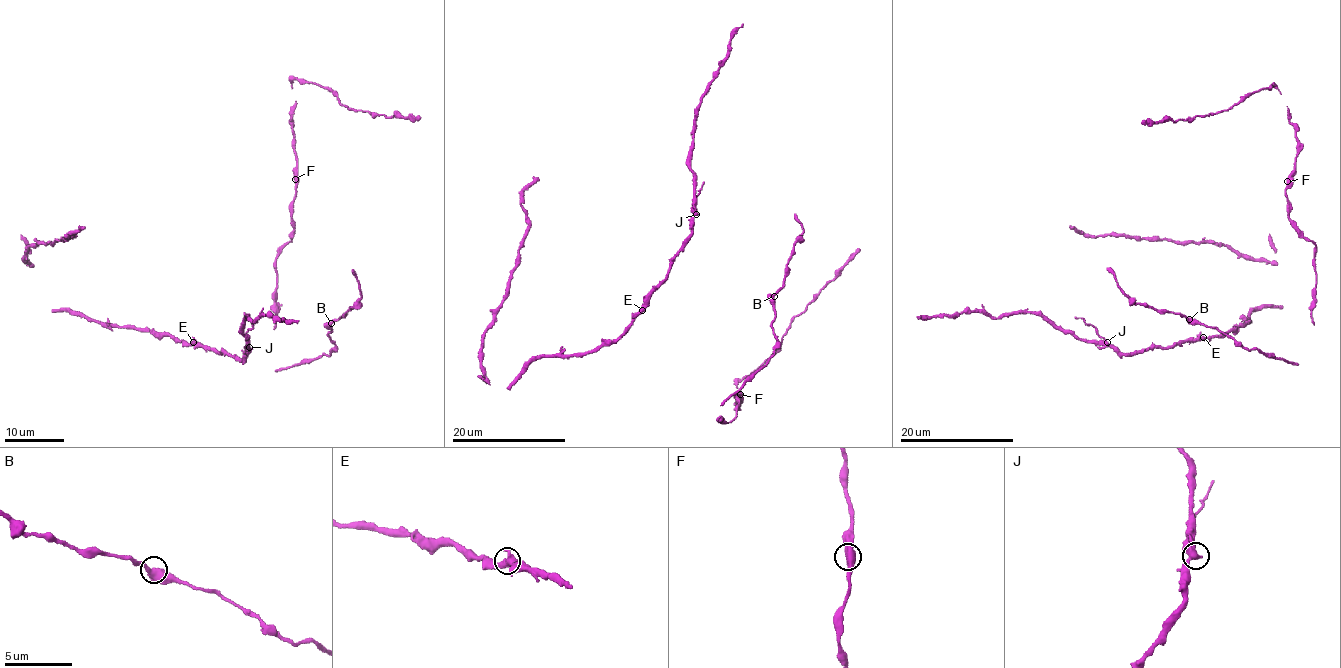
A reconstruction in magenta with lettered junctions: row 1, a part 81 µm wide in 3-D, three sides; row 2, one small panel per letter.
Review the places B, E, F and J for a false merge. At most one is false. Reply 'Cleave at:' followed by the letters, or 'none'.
Cleave at: J

